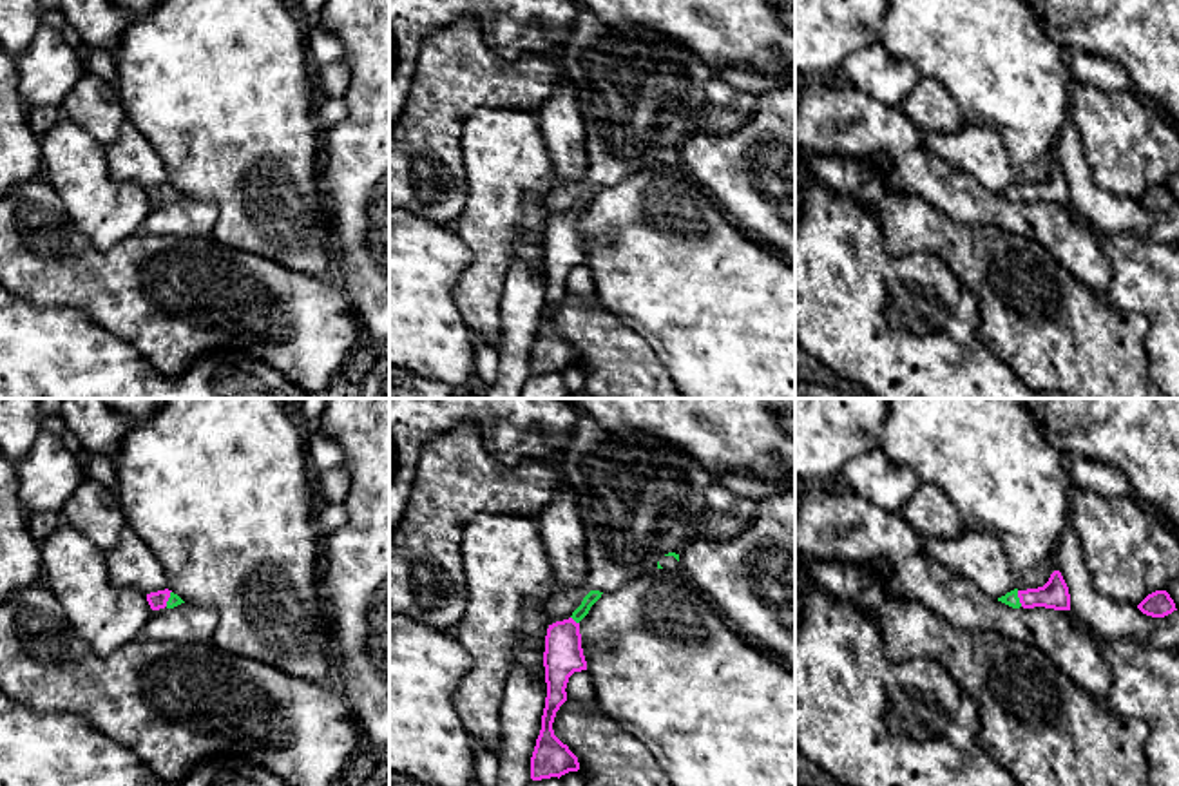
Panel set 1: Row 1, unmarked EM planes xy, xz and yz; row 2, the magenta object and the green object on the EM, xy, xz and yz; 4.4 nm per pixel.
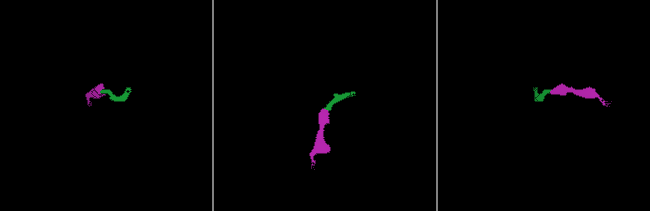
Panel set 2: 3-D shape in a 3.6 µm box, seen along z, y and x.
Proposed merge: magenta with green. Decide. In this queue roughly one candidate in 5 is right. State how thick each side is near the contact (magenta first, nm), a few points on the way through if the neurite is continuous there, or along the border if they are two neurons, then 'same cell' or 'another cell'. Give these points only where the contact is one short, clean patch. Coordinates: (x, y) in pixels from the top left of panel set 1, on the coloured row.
130/70 nm | across yz (1054, 594), (1018, 596), (1011, 598) | same cell

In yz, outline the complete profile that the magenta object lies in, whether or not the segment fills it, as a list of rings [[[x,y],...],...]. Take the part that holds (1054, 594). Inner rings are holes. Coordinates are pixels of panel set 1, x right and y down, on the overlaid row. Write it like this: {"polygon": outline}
{"polygon": [[[1054,570],[1043,587],[1027,590],[1014,589],[1005,596],[998,598],[998,601],[1012,609],[1045,607],[1054,610],[1070,610],[1069,587],[1059,570]]]}

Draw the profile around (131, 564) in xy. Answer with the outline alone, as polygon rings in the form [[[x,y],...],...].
[[[125,523],[116,545],[105,551],[107,576],[114,587],[150,594],[168,589],[167,570],[152,549]]]

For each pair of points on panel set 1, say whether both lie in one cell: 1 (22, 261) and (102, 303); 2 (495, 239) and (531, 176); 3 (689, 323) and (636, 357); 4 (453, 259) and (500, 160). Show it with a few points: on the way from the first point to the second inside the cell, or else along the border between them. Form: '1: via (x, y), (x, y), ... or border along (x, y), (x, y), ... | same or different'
1: via (42, 263), (71, 272), (82, 283) | same
2: via (498, 223), (504, 218), (504, 201), (515, 191) | same
3: border along (618, 319), (643, 339), (672, 379) | different
4: border along (453, 230), (471, 252), (471, 263), (459, 281) | different

